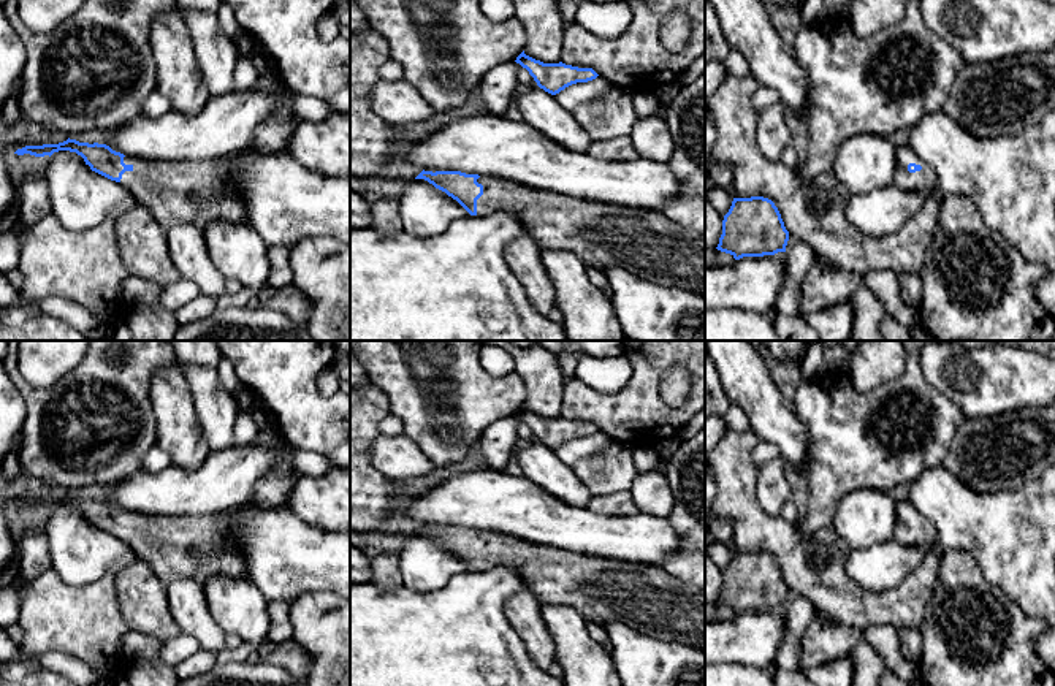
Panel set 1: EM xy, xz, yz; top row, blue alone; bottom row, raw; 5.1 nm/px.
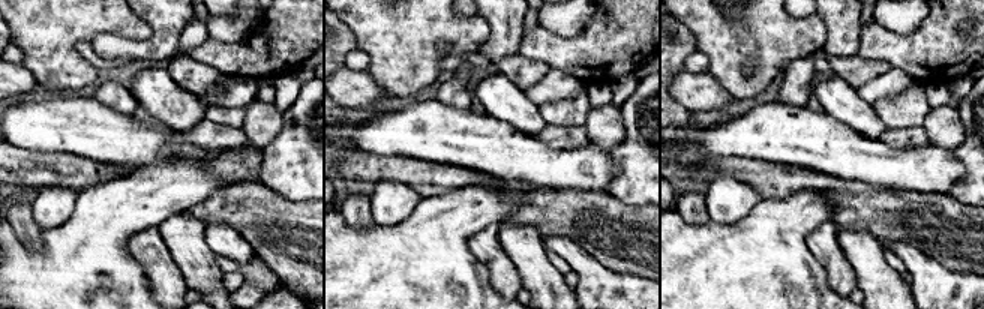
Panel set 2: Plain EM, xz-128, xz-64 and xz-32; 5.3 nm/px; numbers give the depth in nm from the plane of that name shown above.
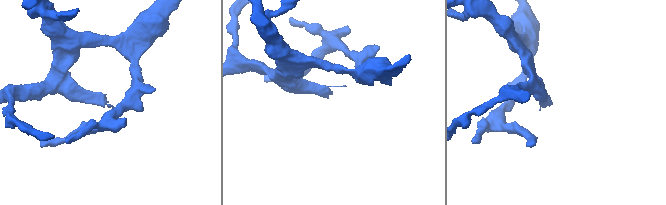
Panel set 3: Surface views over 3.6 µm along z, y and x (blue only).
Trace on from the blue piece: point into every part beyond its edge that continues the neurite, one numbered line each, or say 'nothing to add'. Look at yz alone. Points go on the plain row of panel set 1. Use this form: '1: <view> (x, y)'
1: yz (925, 534)

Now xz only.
1: xz (647, 598)

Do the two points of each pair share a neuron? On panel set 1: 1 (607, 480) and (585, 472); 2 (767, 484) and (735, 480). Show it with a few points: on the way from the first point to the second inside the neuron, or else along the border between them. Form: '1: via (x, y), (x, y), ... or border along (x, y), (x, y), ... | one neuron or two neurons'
1: via (602, 476), (590, 472) | one neuron
2: border along (759, 466), (757, 501), (765, 510), (778, 514) | two neurons

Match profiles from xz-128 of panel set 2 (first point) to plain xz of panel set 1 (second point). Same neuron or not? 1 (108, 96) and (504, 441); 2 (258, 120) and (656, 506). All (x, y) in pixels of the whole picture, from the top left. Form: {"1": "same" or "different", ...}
{"1": "same", "2": "same"}

